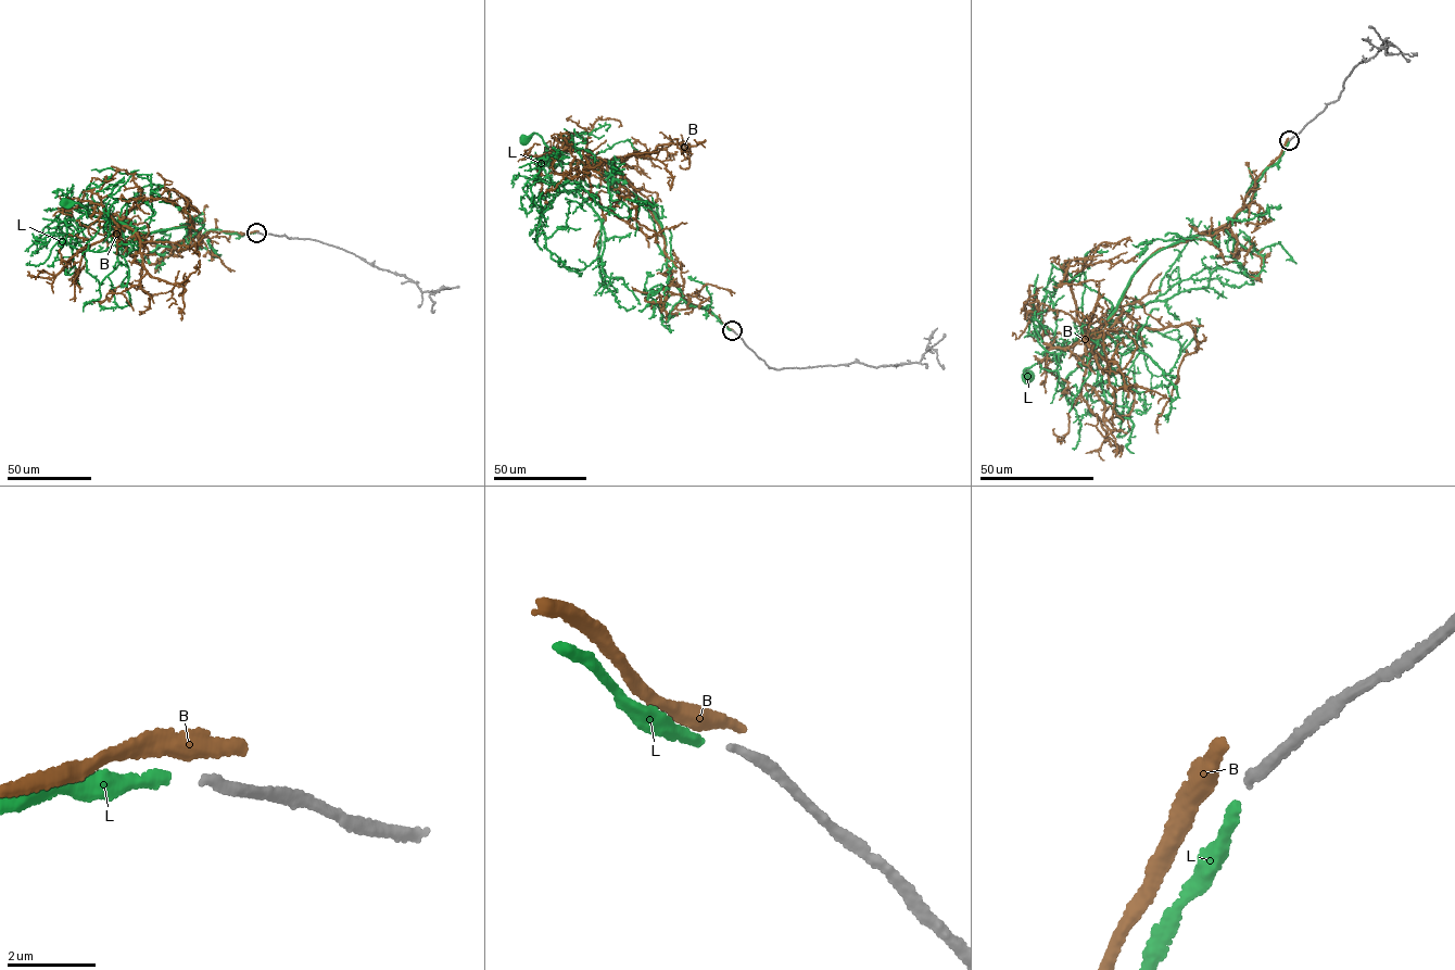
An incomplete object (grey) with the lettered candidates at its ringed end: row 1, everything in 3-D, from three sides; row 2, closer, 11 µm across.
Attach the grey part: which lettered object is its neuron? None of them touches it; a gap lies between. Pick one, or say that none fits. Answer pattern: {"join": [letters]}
{"join": ["L"]}

